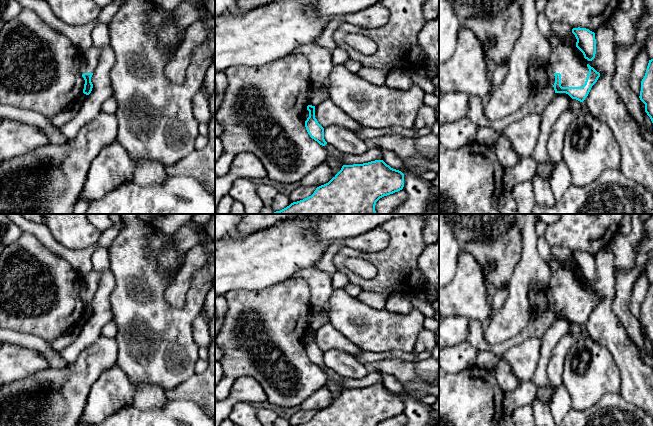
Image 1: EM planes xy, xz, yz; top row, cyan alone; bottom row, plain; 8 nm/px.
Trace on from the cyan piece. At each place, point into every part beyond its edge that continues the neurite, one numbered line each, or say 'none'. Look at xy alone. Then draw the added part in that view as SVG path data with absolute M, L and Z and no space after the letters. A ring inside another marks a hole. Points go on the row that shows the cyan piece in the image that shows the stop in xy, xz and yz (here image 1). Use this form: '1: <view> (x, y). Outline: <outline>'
1: xy (89, 58). Outline: M90 46L87 50L81 52L81 74L93 73L97 66L100 52L100 48L94 46Z

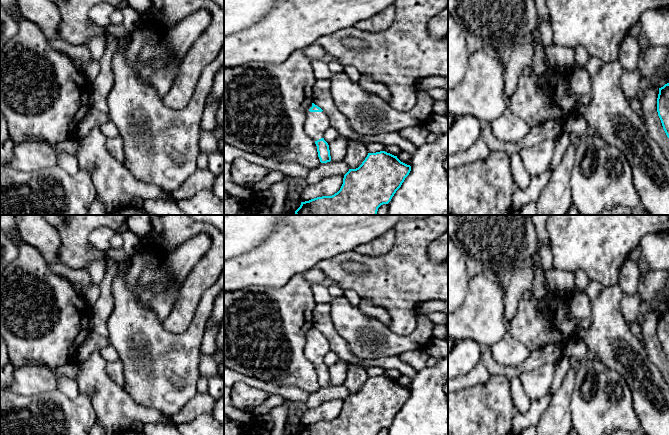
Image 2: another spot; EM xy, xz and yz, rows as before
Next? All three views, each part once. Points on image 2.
1: xz (316, 123). Outline: M312 104L307 109L303 130L314 141L317 141L323 138L323 134L330 127L330 123L326 113L323 111L310 112L311 107Z

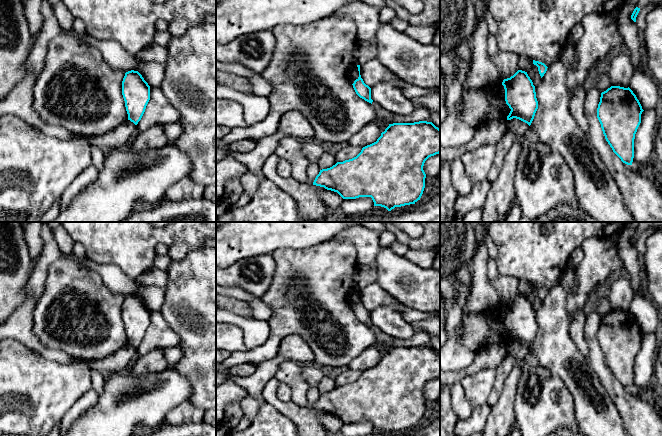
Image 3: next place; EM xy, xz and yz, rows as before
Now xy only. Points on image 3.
none

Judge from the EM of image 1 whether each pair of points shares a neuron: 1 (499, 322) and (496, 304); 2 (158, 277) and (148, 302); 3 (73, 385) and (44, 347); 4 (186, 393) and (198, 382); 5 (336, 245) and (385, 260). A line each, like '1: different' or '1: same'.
1: different
2: same
3: different
4: same
5: different

